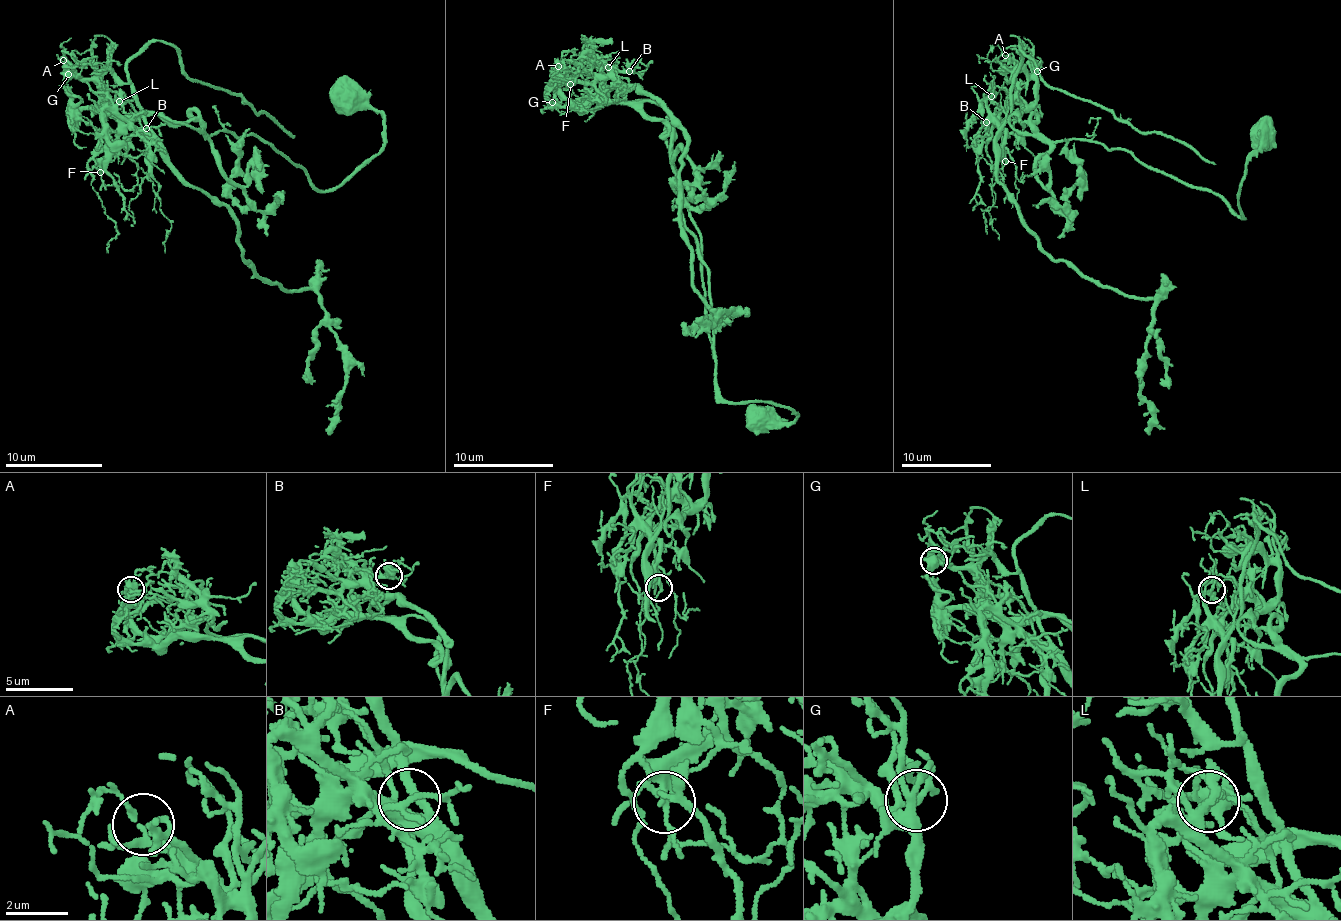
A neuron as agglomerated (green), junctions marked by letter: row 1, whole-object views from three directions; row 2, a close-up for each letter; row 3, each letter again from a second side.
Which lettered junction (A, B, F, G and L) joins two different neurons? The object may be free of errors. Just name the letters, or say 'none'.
L

